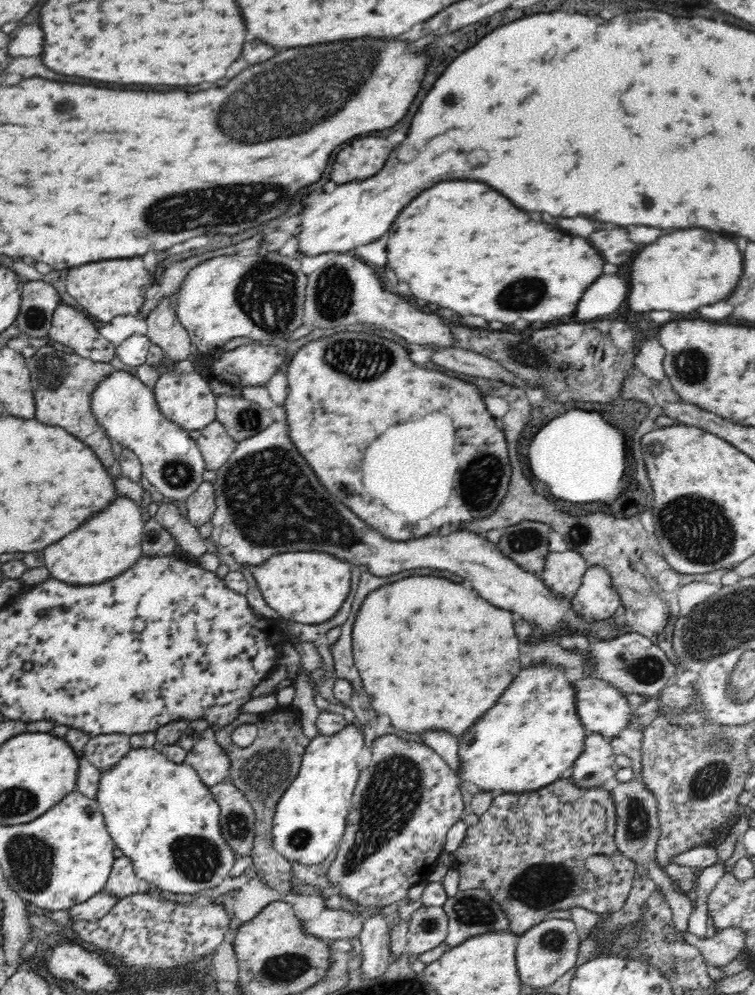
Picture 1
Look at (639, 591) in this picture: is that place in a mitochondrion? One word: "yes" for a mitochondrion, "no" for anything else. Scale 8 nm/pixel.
no

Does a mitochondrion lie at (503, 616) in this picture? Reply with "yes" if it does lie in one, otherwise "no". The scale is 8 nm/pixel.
no

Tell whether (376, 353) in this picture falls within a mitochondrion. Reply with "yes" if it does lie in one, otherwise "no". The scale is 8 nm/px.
yes

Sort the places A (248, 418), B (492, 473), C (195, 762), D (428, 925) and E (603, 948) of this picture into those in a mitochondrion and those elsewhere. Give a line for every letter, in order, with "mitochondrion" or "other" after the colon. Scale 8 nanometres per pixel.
A: mitochondrion
B: mitochondrion
C: other
D: mitochondrion
E: other

